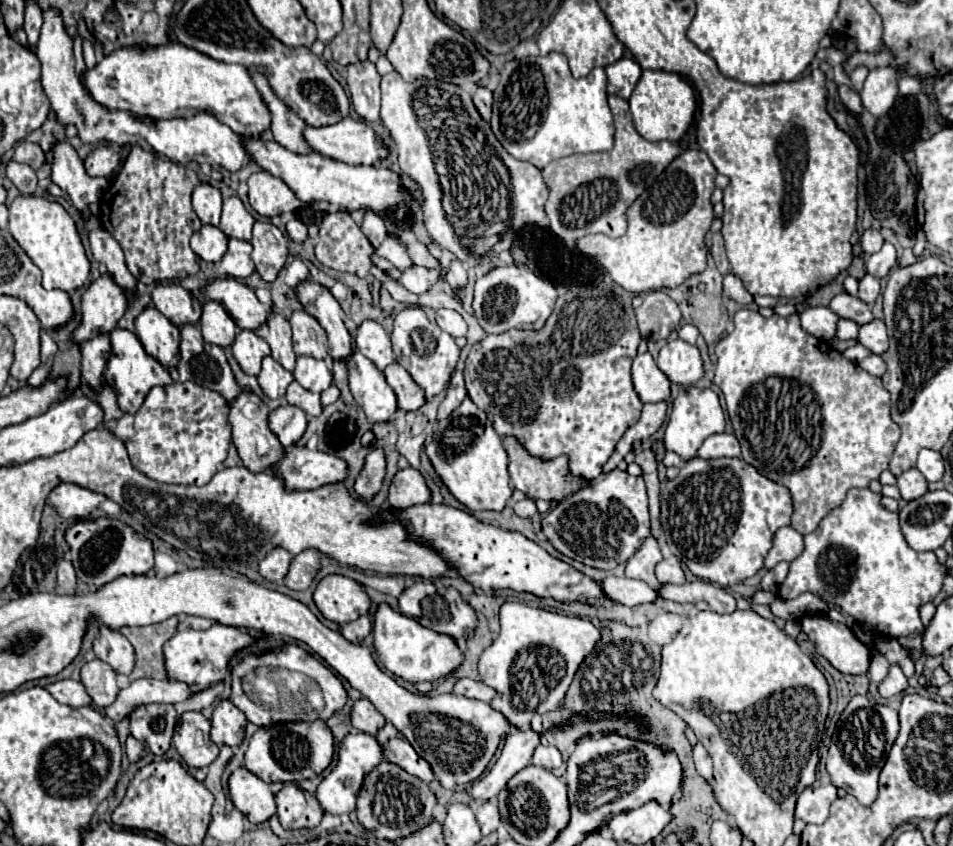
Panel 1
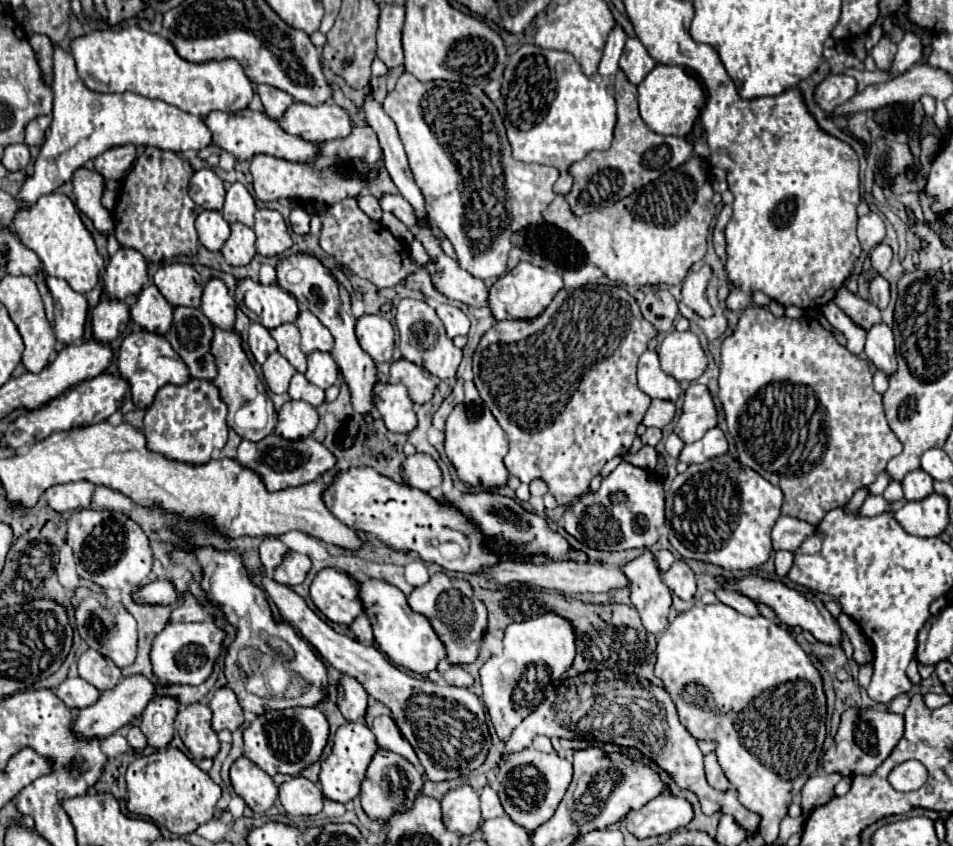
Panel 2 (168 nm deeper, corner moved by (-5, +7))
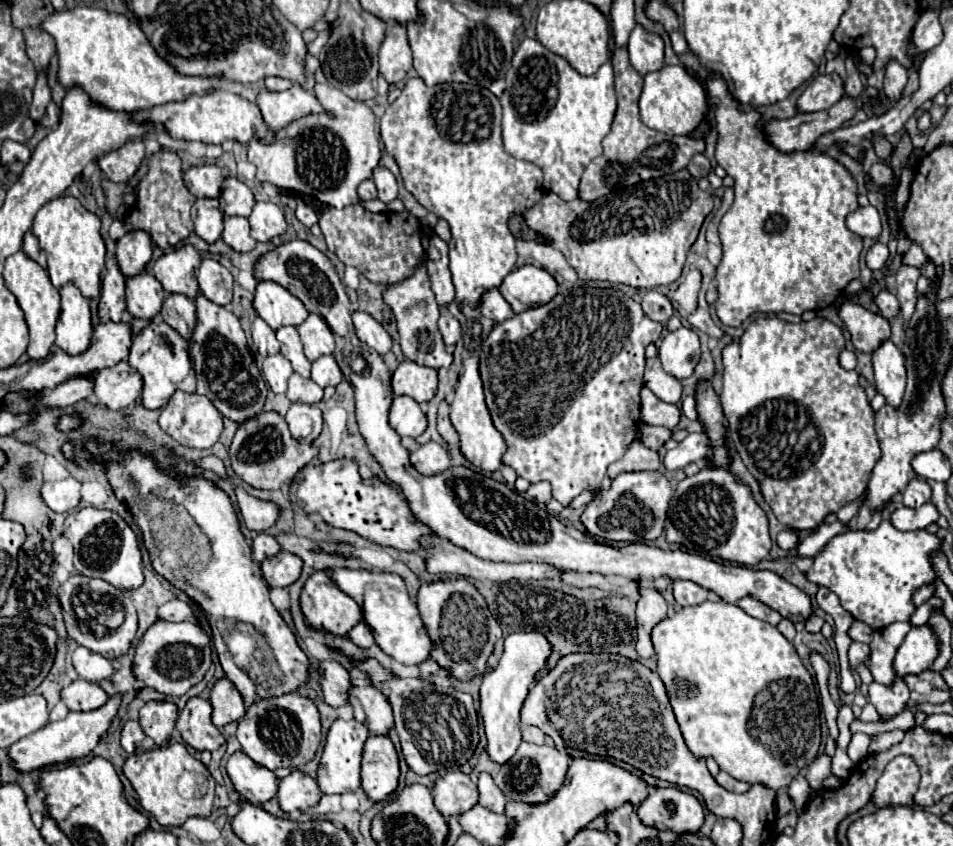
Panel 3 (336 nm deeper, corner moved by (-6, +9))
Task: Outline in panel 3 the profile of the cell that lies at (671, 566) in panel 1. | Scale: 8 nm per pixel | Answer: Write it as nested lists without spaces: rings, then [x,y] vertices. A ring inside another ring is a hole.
[[[682,579],[674,581],[674,599],[680,605],[698,605],[706,601],[706,595],[708,591],[692,581],[682,581]]]

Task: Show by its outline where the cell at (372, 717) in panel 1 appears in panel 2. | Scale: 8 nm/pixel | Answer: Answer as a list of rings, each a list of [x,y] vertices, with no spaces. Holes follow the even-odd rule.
[[[343,675],[337,691],[337,707],[347,721],[363,721],[367,711],[365,687],[357,679]]]

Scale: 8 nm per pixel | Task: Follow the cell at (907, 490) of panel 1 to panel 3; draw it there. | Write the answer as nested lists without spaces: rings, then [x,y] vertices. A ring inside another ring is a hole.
[[[914,477],[908,483],[908,487],[904,489],[902,499],[904,499],[904,505],[912,507],[912,509],[918,509],[920,505],[928,503],[930,501],[930,485],[928,485],[928,481],[922,479],[922,477]]]

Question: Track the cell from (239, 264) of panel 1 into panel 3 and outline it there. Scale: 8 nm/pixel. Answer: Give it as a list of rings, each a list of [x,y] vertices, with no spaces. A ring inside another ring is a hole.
[[[226,217],[222,239],[236,253],[248,253],[256,247],[256,241],[250,237],[250,225],[244,217]]]

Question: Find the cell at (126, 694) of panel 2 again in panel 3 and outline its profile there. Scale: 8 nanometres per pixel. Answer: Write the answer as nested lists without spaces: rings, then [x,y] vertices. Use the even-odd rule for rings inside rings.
[[[122,693],[110,695],[108,701],[92,711],[78,711],[78,713],[68,713],[68,717],[60,719],[60,721],[50,721],[44,729],[30,733],[26,737],[22,737],[20,741],[16,741],[10,749],[8,749],[8,757],[14,765],[14,769],[18,769],[20,773],[30,773],[42,767],[50,767],[50,765],[60,765],[60,763],[70,763],[70,761],[78,761],[86,755],[92,753],[92,749],[98,745],[100,737],[106,735],[106,731],[110,729],[112,719],[116,717],[118,709],[120,709],[120,701],[122,701]]]

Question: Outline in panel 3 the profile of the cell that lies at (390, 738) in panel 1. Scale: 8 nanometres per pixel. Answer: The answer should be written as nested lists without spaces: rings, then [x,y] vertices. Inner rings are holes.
[[[354,685],[348,701],[354,709],[354,719],[364,723],[372,735],[388,735],[394,727],[392,707],[376,687]]]

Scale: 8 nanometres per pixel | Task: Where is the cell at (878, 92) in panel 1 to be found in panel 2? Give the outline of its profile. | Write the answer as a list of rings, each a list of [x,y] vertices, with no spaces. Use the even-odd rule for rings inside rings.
[[[913,31],[905,33],[905,37],[899,41],[897,45],[897,55],[893,59],[893,65],[891,65],[891,73],[893,75],[903,75],[909,67],[913,67],[923,55],[923,43],[921,43],[921,37]]]

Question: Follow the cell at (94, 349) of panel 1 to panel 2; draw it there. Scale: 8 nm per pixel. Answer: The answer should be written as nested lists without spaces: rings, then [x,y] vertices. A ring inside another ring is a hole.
[[[103,295],[99,305],[93,309],[91,317],[93,337],[97,341],[109,343],[121,333],[123,325],[127,327],[127,323],[129,323],[129,307],[125,305],[125,301],[109,299],[107,295]]]

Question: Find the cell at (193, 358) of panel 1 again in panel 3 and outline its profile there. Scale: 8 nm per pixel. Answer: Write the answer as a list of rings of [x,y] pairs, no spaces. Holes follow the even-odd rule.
[[[168,295],[160,313],[162,313],[162,319],[192,345],[190,337],[196,329],[196,321],[198,321],[196,303],[184,295]]]

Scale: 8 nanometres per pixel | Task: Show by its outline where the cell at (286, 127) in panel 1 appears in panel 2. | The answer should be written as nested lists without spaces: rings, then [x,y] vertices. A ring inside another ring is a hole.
[[[259,85],[257,87],[259,91],[259,97],[265,105],[265,113],[271,117],[271,119],[279,119],[283,115],[283,111],[293,103],[291,95],[287,95],[285,91],[277,89],[277,87],[271,87],[271,85]]]

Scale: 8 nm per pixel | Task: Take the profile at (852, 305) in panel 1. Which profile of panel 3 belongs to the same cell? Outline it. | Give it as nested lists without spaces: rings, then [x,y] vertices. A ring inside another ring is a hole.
[[[846,299],[838,311],[840,311],[840,319],[844,321],[846,329],[850,331],[852,343],[858,351],[872,353],[872,349],[876,349],[876,345],[880,345],[880,341],[890,337],[888,319],[882,317],[880,313],[872,313],[872,311],[864,309],[862,305],[852,303],[850,299]]]

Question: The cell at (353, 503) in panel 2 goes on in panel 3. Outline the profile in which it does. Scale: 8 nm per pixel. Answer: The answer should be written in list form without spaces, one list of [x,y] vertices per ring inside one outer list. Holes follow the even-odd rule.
[[[336,459],[326,465],[314,463],[304,467],[290,485],[290,501],[306,513],[320,513],[332,527],[350,529],[364,539],[400,551],[420,551],[424,549],[420,539],[424,535],[434,535],[428,525],[412,515],[406,497],[392,485],[382,483],[378,477],[362,479],[354,459]]]

